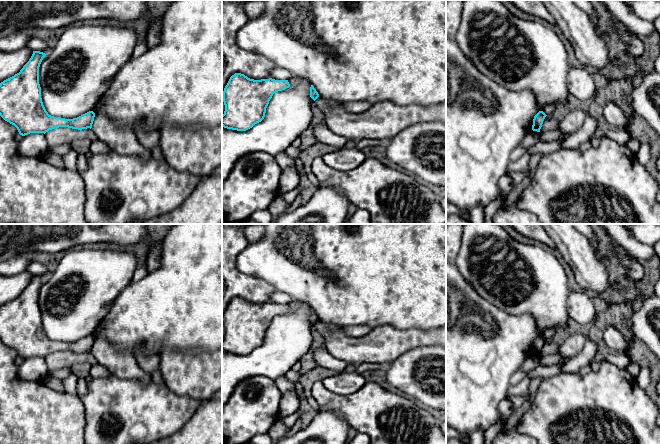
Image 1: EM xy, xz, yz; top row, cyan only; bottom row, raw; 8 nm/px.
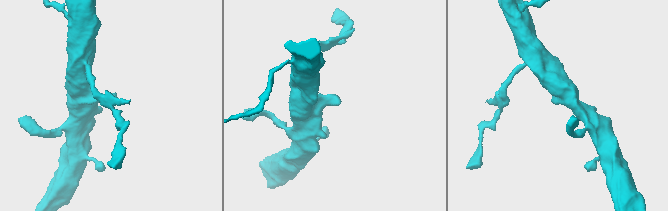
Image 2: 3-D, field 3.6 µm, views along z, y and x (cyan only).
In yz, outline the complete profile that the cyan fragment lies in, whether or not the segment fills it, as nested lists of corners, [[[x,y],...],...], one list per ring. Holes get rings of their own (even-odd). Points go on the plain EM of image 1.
[[[539,335],[533,343],[533,349],[532,354],[540,356],[540,353],[542,351],[543,345],[547,339],[543,335]]]

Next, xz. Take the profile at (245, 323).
[[[235,297],[230,301],[222,319],[225,329],[222,350],[237,355],[252,352],[264,343],[273,318],[289,311],[288,304],[254,304]]]

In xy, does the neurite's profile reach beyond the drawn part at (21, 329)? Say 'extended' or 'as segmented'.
as segmented

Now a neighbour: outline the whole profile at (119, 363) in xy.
[[[95,338],[91,353],[97,363],[103,365],[113,376],[144,383],[152,381],[151,375],[139,366],[135,358],[126,351],[118,351],[103,338]]]

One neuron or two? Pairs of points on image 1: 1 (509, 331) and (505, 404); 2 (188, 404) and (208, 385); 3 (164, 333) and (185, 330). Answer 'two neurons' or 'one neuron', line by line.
1: two neurons
2: two neurons
3: one neuron

